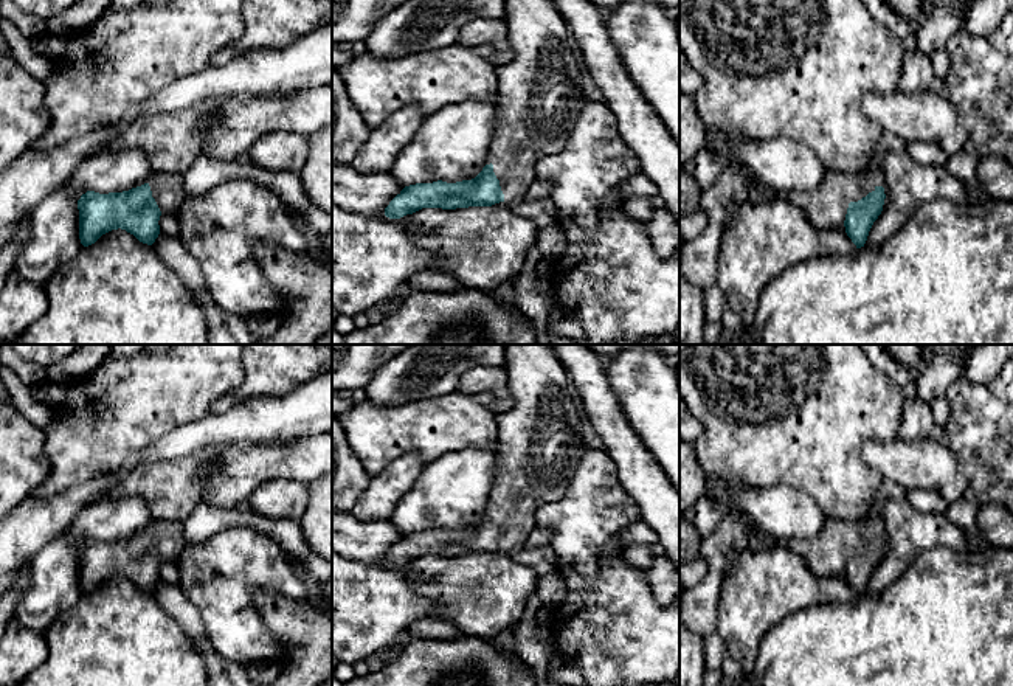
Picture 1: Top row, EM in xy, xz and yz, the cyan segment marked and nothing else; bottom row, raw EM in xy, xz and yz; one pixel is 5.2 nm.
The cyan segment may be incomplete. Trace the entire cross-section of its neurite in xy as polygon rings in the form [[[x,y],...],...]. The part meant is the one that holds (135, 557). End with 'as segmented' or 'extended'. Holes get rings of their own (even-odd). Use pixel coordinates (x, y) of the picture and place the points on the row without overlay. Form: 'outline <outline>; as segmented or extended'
outline [[[154,520],[147,531],[123,540],[87,539],[78,548],[81,591],[88,594],[102,582],[121,576],[140,590],[152,593],[160,582],[160,563],[163,560],[177,562],[185,548],[183,521]]]; extended

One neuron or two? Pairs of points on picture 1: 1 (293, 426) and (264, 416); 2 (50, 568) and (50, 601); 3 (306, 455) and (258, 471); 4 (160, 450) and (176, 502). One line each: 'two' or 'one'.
1: one
2: one
3: one
4: two

